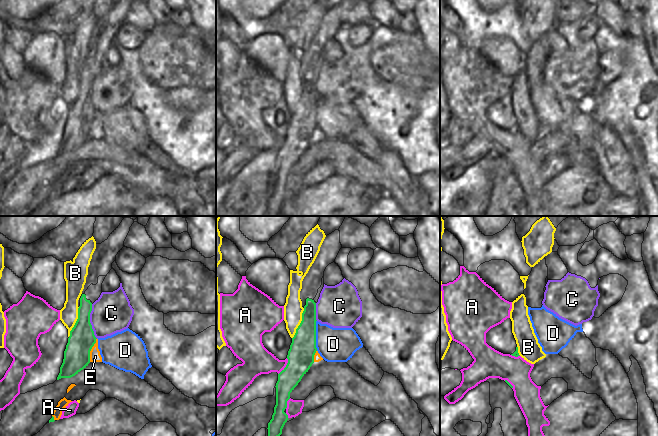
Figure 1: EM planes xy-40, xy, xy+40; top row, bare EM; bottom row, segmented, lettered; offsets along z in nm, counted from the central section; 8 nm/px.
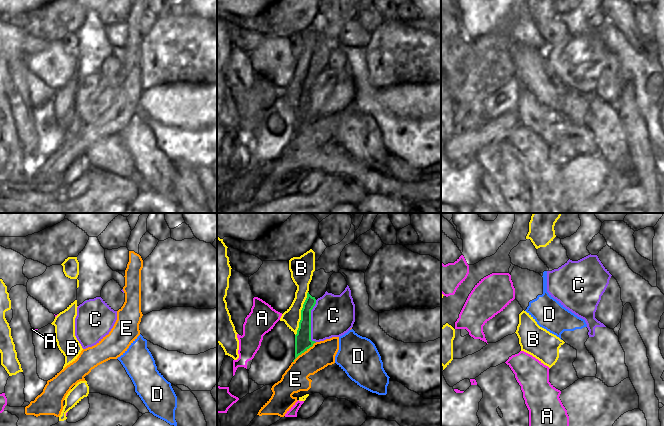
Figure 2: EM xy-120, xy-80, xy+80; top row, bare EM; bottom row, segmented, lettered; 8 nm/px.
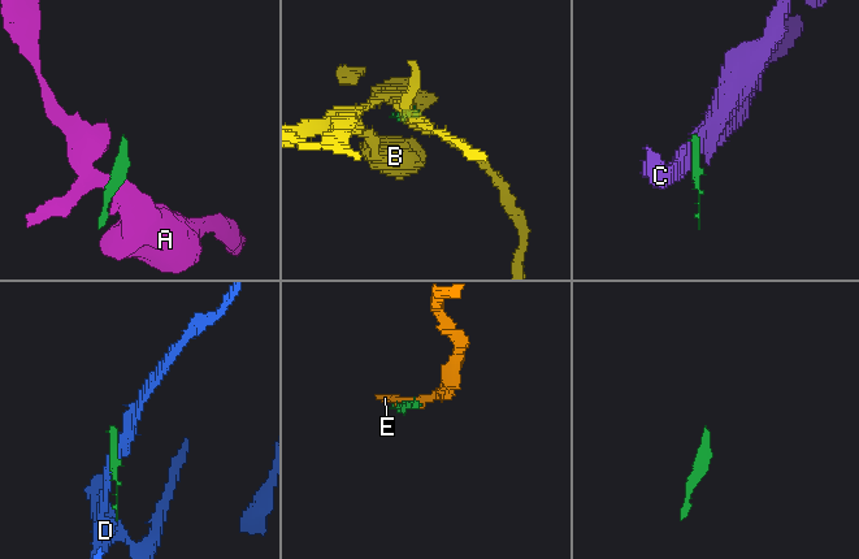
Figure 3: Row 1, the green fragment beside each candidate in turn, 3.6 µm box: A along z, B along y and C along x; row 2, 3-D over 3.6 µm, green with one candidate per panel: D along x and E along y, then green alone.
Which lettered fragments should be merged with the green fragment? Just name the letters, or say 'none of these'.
none of these

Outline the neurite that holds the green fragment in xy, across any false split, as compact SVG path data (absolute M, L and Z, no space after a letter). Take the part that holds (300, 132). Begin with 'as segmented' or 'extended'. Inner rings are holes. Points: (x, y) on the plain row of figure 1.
extended | M335 6L327 11L320 23L320 27L302 57L300 75L304 87L302 97L292 114L288 127L288 139L278 150L276 159L276 181L272 195L266 205L264 216L281 216L282 205L288 196L286 190L287 177L290 169L301 157L314 139L316 124L316 78L313 76L322 61L322 54L326 43L333 39L342 24L340 7Z

